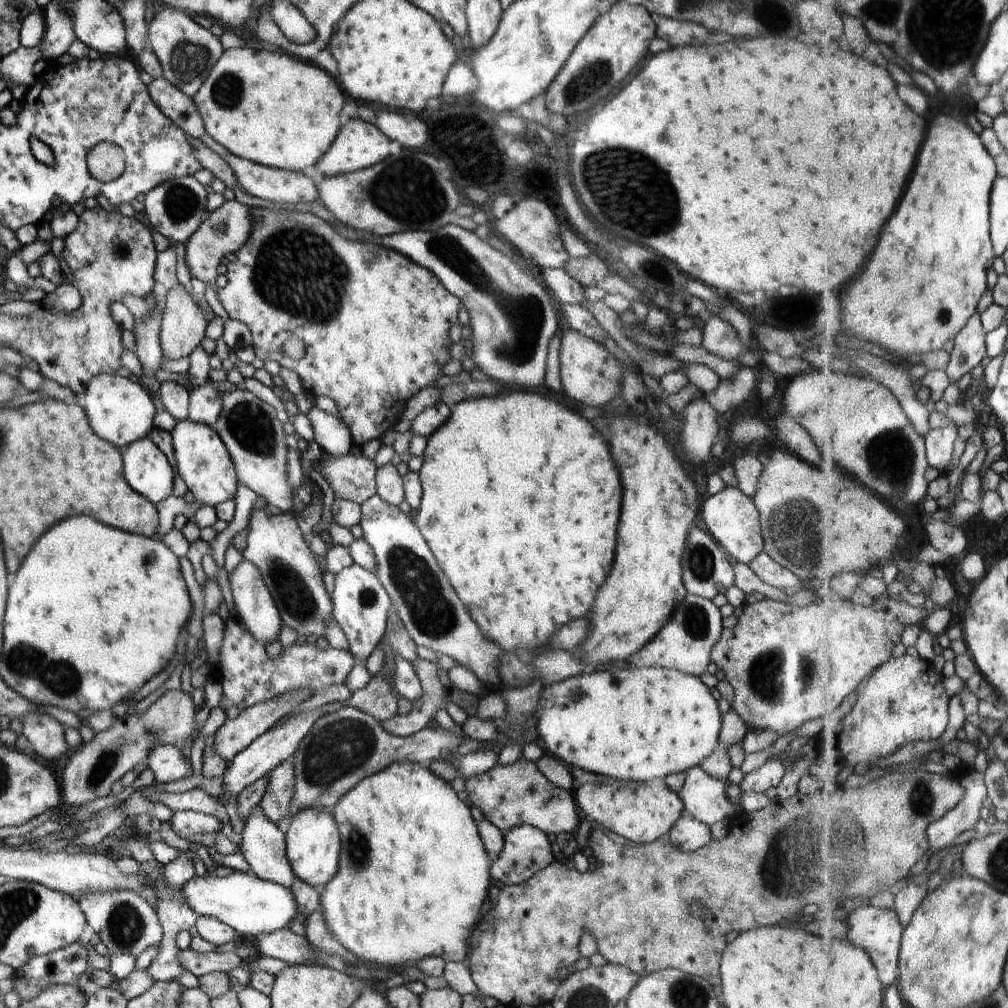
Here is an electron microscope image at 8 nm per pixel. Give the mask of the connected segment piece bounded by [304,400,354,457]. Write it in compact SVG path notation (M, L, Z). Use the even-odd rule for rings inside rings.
M315 400L312 408L304 416L314 430L315 442L332 456L345 456L354 446L348 426L340 418L327 414L317 407Z

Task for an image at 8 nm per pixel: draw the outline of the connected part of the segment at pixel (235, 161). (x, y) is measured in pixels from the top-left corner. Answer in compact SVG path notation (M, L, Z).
M210 136L204 138L204 144L208 148L212 148L212 151L214 150L214 153L216 152L224 160L228 168L234 172L233 176L238 180L240 188L254 197L274 202L274 204L278 204L278 202L286 204L308 204L318 199L318 190L316 190L315 183L306 174L303 174L303 172L288 172L239 158L226 150L226 148L222 148L220 144L216 144Z

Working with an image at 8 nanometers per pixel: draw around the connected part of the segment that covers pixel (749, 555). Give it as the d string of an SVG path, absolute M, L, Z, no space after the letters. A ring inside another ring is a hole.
M725 487L719 494L710 496L702 504L702 520L713 540L716 540L727 555L738 563L748 565L763 552L760 514L751 498L745 496L738 487Z

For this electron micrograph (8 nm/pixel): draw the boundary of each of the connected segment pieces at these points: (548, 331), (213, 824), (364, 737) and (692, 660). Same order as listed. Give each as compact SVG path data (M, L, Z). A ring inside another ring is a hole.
M455 223L446 224L433 232L406 231L384 236L368 234L368 242L378 246L384 244L386 248L408 256L419 266L430 270L444 288L460 300L461 306L470 315L469 325L472 328L472 348L468 355L476 368L490 377L490 381L499 380L502 384L514 384L520 388L540 388L544 384L548 348L558 330L560 310L540 271L535 267L527 270L513 257L492 248L476 232L465 230Z
M181 811L170 815L170 828L178 837L219 833L222 822L215 814L198 813L197 811Z
M344 706L318 718L298 746L294 754L294 796L288 812L293 815L306 808L331 810L360 780L384 770L394 762L422 764L444 759L450 753L454 758L459 758L458 747L466 739L468 736L462 728L461 732L452 733L442 727L436 730L427 727L408 737L390 736L373 717Z
M688 593L676 608L672 620L646 646L642 646L636 654L632 654L628 658L628 663L636 668L661 667L700 677L707 672L707 666L711 662L710 652L720 640L723 630L721 619L720 608L712 602L712 599L707 600Z

